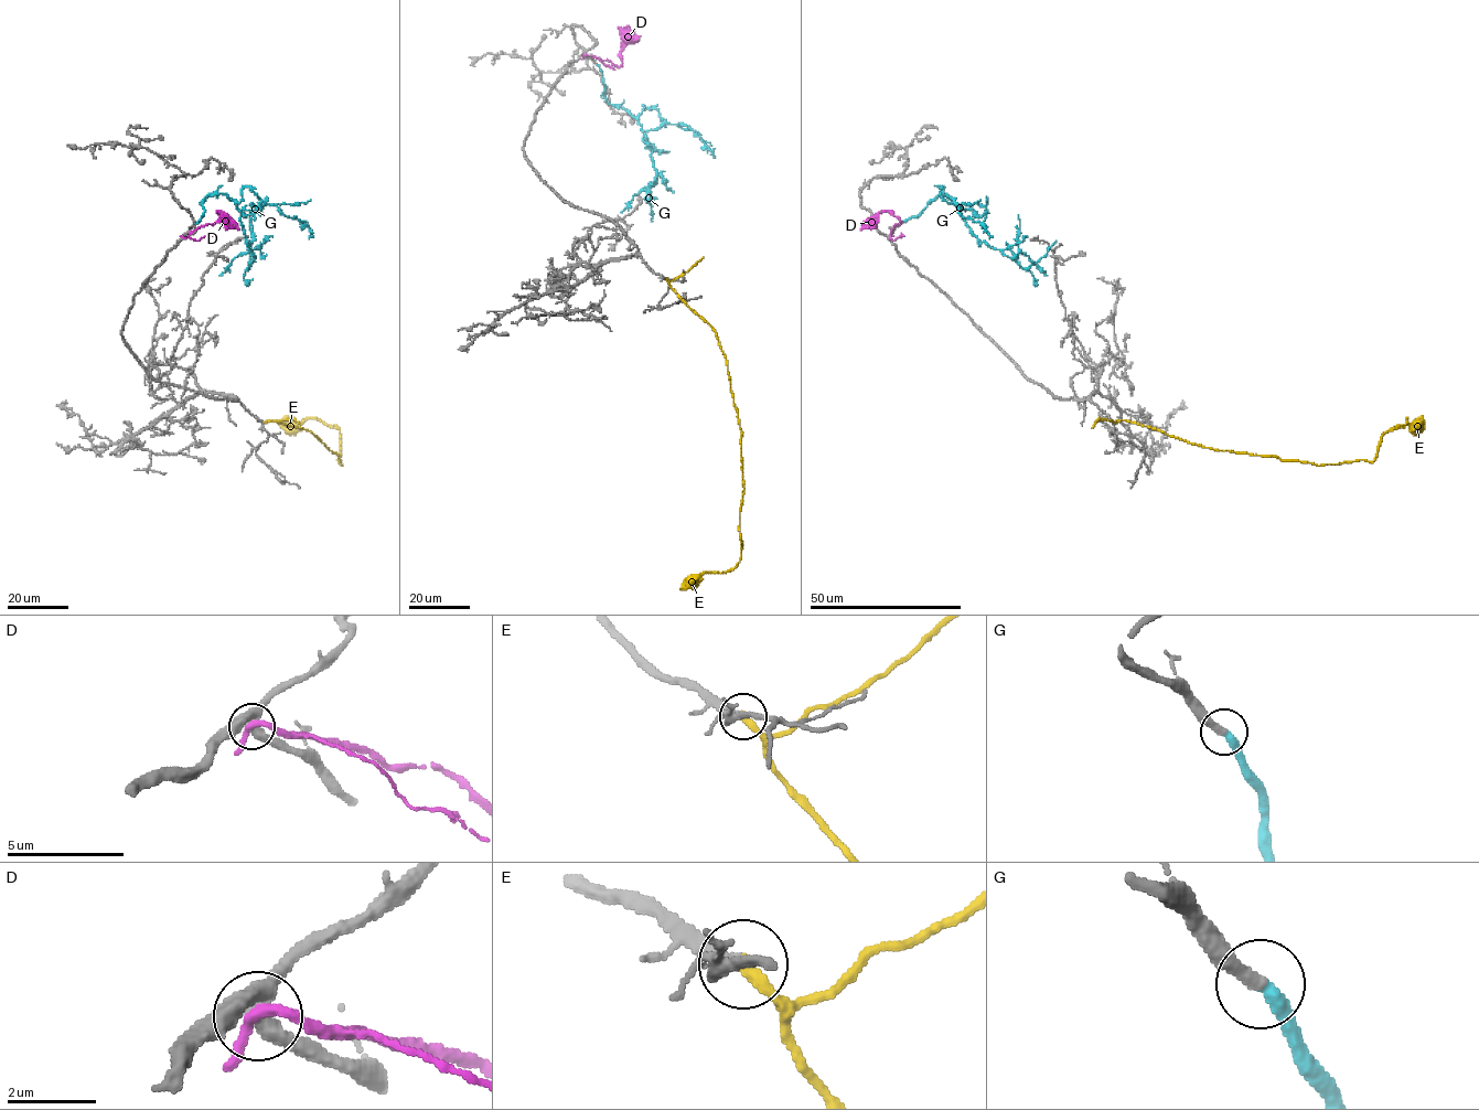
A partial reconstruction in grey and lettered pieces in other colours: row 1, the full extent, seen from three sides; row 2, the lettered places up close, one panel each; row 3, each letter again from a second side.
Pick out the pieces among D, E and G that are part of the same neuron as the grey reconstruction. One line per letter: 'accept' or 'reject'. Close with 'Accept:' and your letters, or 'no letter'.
D: reject
E: accept
G: accept
Accept: E, G

